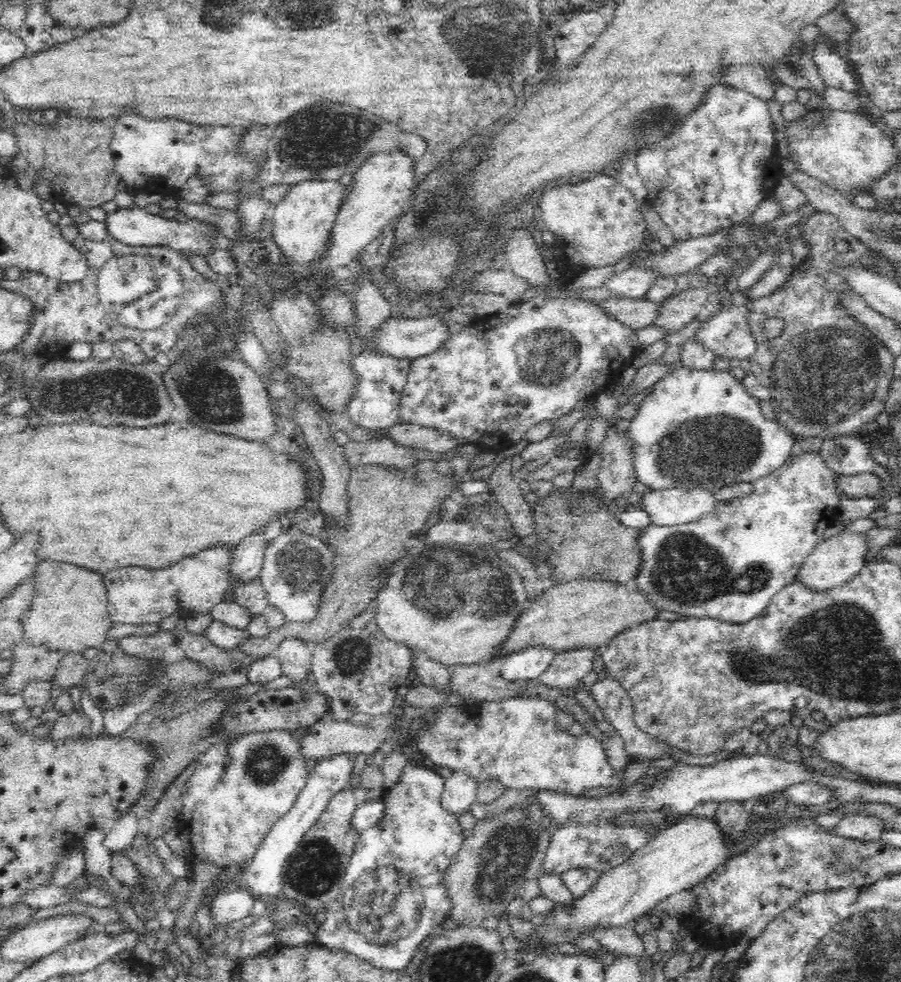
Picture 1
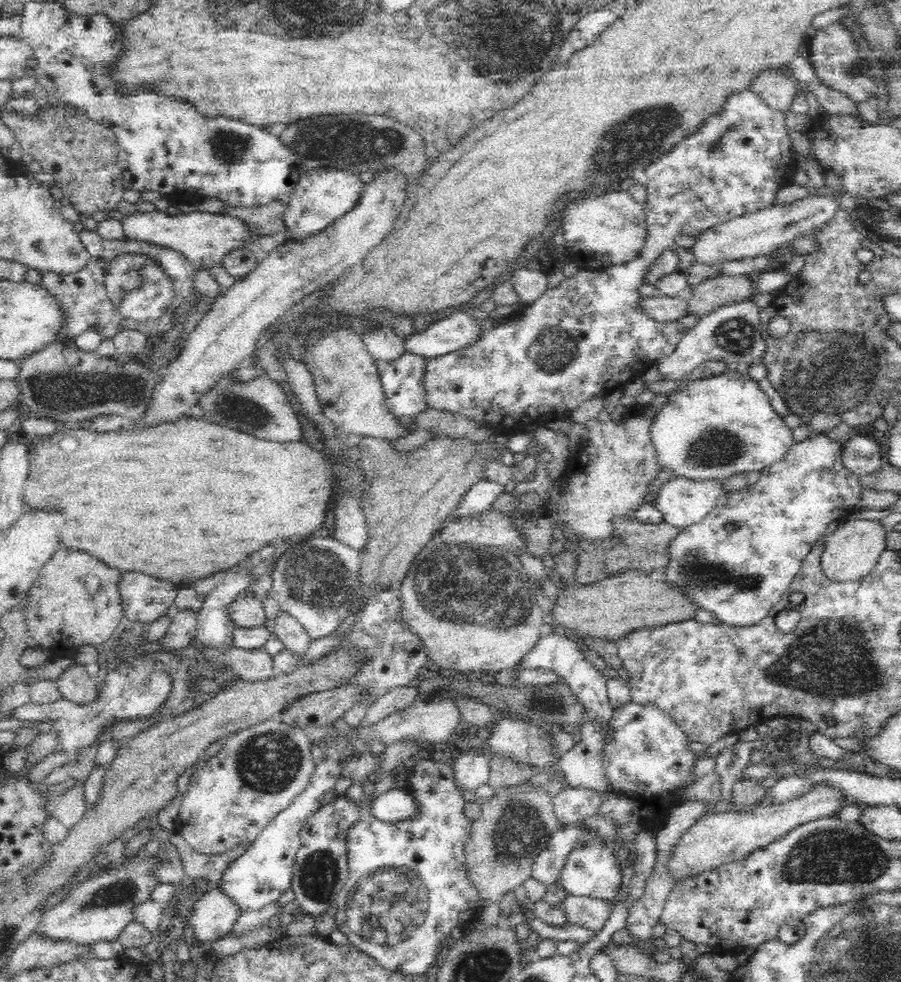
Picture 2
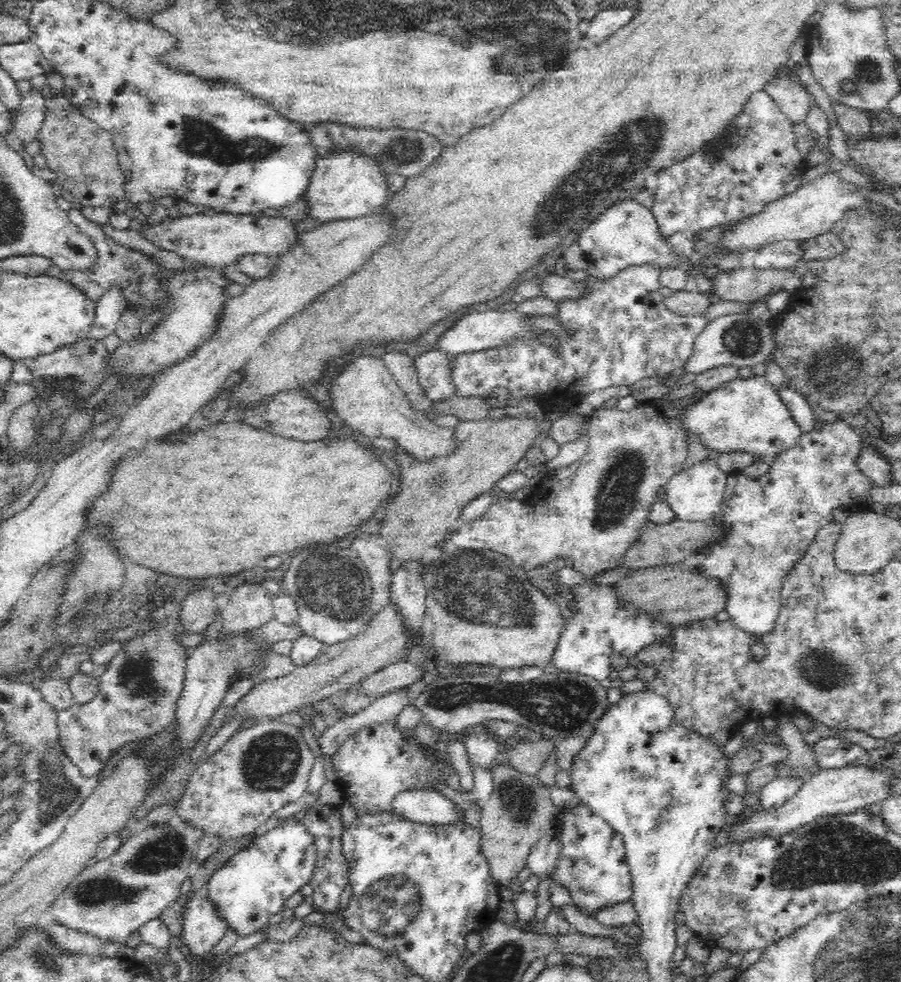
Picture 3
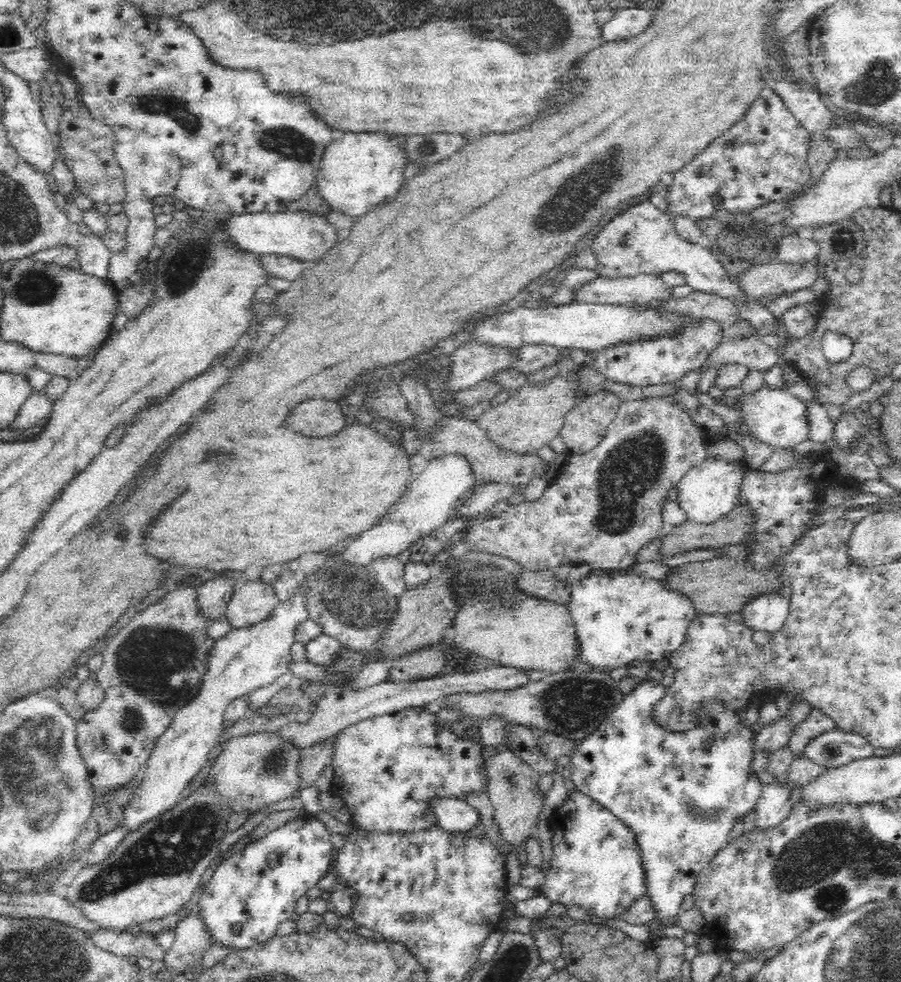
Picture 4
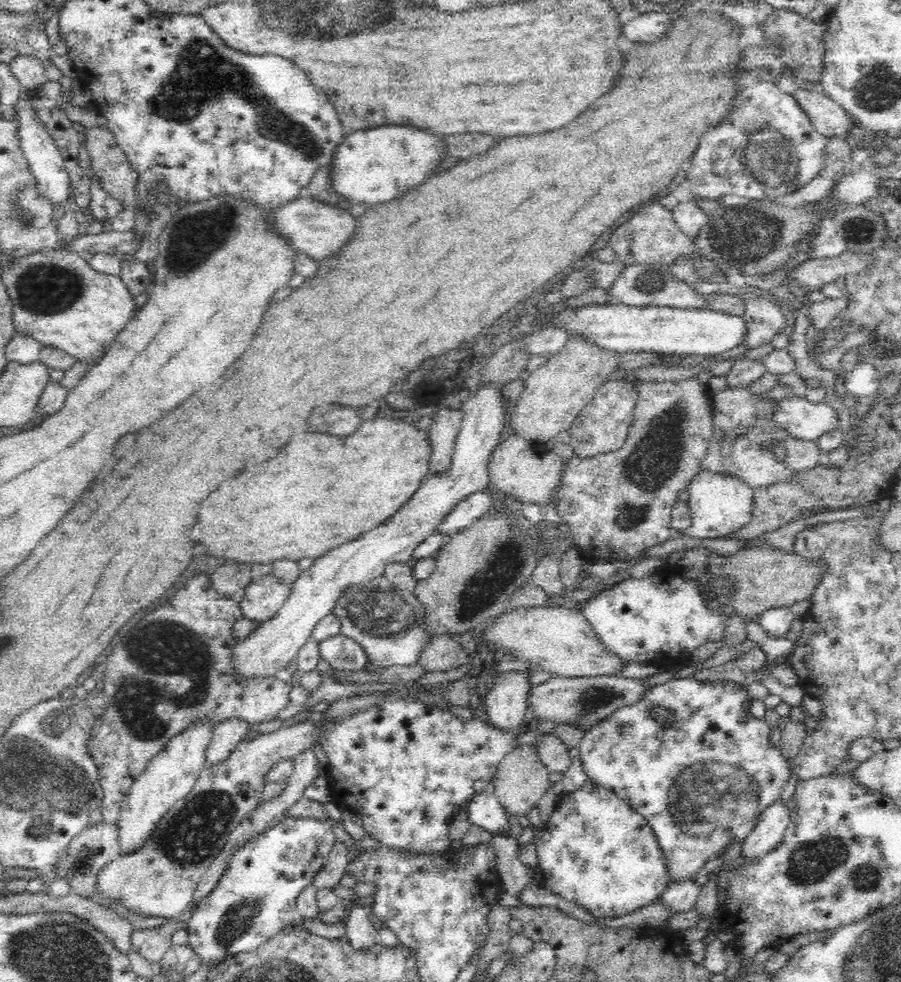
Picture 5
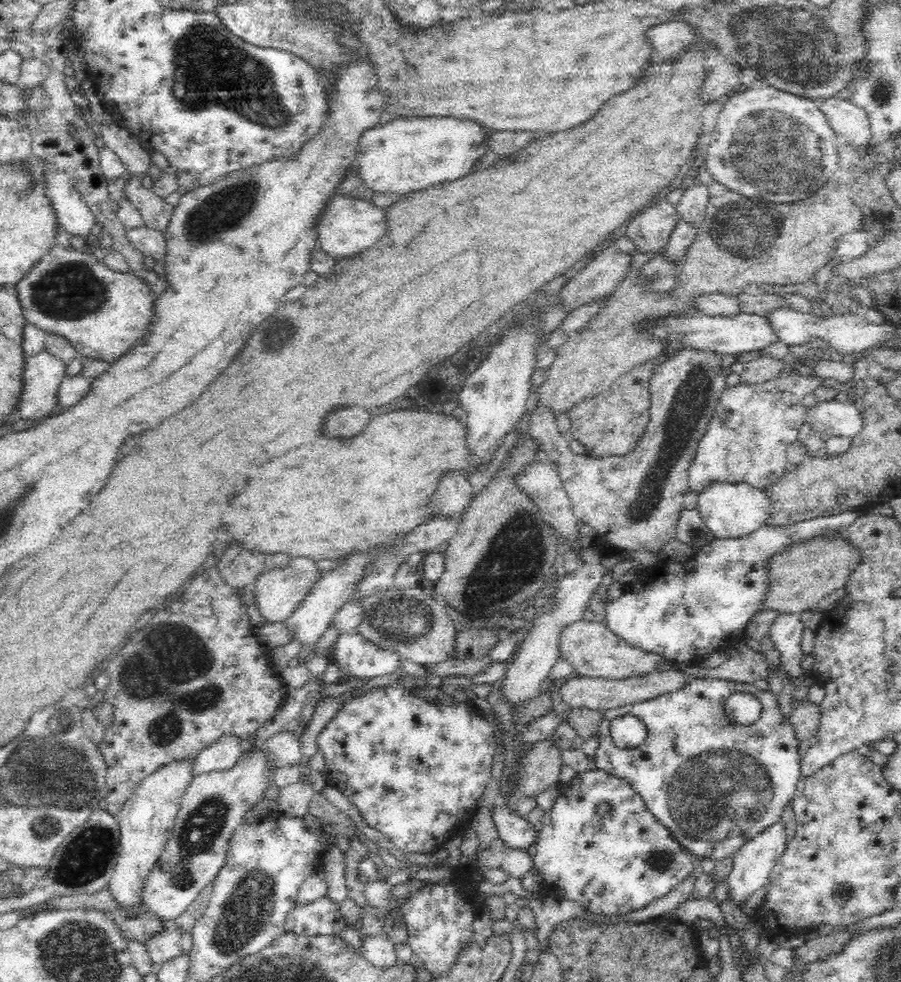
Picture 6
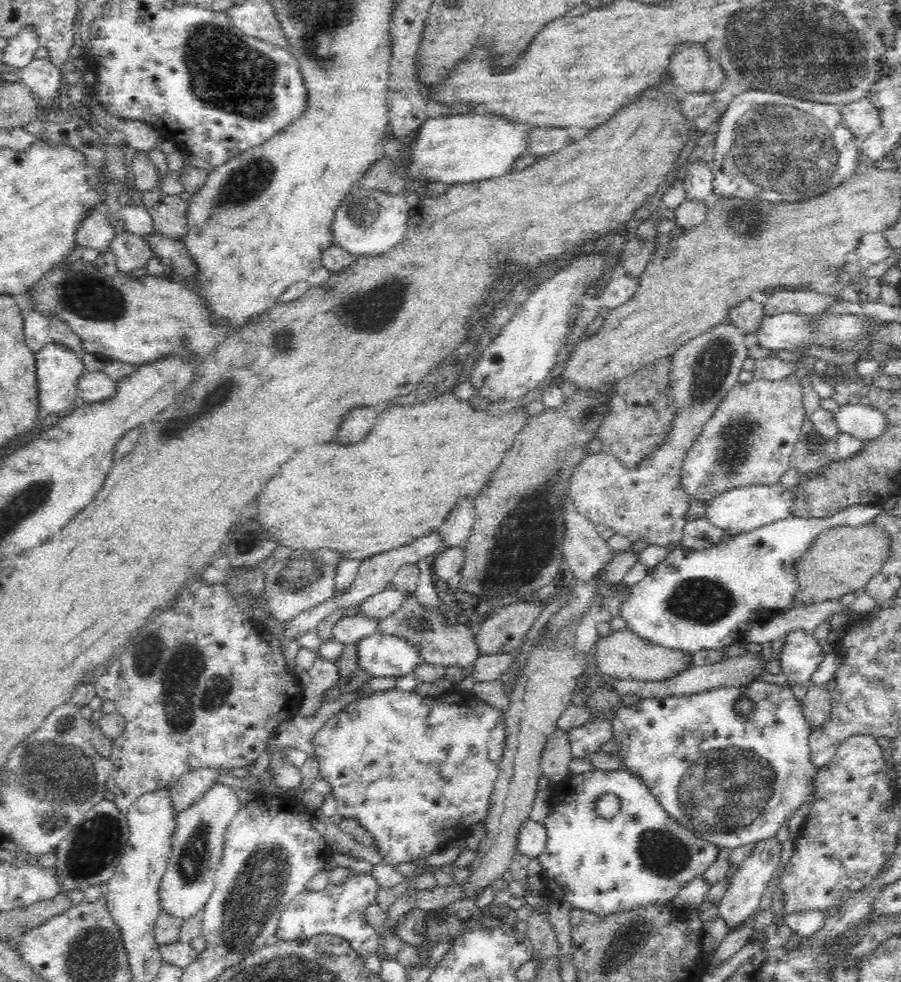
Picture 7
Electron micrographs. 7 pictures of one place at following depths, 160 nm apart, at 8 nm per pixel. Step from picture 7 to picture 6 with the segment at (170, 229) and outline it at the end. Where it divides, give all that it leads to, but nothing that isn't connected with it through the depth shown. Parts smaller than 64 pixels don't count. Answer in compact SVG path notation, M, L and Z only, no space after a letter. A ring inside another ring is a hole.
M130 174L123 191L142 214L144 225L164 232L172 220L175 207L168 204L164 197L154 194L152 189L144 188L141 179L141 176Z

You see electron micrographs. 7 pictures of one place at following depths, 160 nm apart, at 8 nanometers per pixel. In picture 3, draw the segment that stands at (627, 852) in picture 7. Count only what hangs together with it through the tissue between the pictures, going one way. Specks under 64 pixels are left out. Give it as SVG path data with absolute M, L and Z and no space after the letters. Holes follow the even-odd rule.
M580 802L571 809L558 810L553 833L560 841L560 854L550 877L553 883L568 891L569 898L572 899L571 905L576 905L584 917L594 918L602 910L631 901L633 880L626 858L624 839L606 819L594 814L588 805Z

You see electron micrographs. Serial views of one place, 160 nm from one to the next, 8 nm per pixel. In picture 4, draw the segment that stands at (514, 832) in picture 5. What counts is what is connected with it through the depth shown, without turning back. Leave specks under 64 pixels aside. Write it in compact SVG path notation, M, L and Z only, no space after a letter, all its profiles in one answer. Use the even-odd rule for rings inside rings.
M462 799L436 801L434 809L439 818L439 826L448 833L470 833L483 820L480 811Z

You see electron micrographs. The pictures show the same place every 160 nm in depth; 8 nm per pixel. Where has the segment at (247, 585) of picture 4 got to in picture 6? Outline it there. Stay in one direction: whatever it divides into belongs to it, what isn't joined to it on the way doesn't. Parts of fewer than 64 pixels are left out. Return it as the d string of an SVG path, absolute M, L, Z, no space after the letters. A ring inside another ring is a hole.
M308 556L291 557L291 561L281 569L273 568L271 571L262 572L258 575L252 588L256 591L256 601L260 604L260 611L269 622L284 622L291 618L292 614L300 608L300 605L316 584L324 578L323 570L316 566L318 561Z

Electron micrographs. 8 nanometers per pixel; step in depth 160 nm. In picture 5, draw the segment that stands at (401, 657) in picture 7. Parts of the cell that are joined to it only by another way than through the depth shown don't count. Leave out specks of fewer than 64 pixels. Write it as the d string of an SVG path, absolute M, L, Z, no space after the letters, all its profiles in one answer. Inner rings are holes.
M342 634L320 641L321 657L331 667L358 672L371 669L371 658L364 646L355 638Z

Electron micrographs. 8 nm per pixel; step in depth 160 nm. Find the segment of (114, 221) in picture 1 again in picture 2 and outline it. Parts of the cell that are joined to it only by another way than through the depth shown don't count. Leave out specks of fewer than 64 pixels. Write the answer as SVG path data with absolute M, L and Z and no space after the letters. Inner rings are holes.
M136 212L122 218L126 238L144 241L156 246L175 250L187 258L196 269L209 269L214 264L223 262L224 256L232 251L242 249L248 242L262 238L256 226L248 225L241 218L232 215L190 212L190 214L168 215L166 212Z

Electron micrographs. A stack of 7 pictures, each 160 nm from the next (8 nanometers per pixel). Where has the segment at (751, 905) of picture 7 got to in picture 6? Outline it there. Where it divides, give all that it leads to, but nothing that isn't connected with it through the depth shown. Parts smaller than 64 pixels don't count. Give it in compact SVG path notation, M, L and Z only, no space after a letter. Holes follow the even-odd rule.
M776 822L775 825L768 826L763 833L758 834L756 838L746 842L740 850L733 856L733 867L727 876L729 887L729 896L734 906L746 906L748 900L752 898L754 892L760 888L766 888L771 882L770 872L774 870L776 862L784 854L787 847L784 823Z

